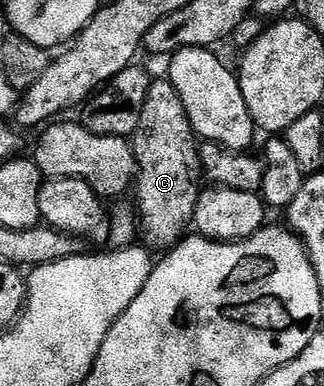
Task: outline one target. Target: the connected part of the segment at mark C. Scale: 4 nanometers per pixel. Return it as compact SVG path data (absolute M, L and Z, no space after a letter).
M153 79L146 94L146 106L142 106L142 118L138 118L138 130L132 133L130 143L138 169L134 193L142 244L153 253L167 254L189 235L202 191L200 180L205 179L197 134L190 126L190 118L186 118L186 106L182 106L182 98L178 98L171 80Z

